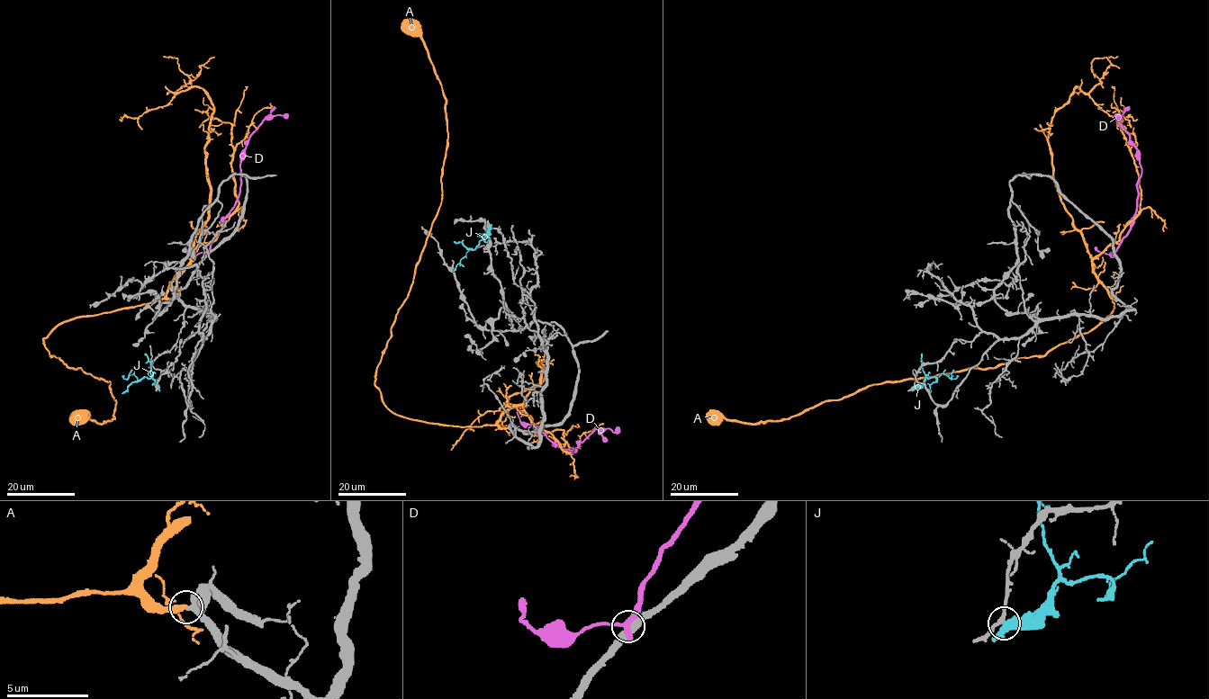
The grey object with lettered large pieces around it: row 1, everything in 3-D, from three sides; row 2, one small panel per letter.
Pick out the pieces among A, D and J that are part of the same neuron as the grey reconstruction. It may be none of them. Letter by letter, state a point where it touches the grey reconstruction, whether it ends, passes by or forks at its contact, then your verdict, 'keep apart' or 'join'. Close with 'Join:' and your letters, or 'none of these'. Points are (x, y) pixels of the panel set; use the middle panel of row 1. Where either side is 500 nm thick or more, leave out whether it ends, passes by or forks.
A: (507, 427) | it passes by | join
D: (539, 426) | it passes by | keep apart
J: (489, 227) | it passes by | keep apart
Join: A

